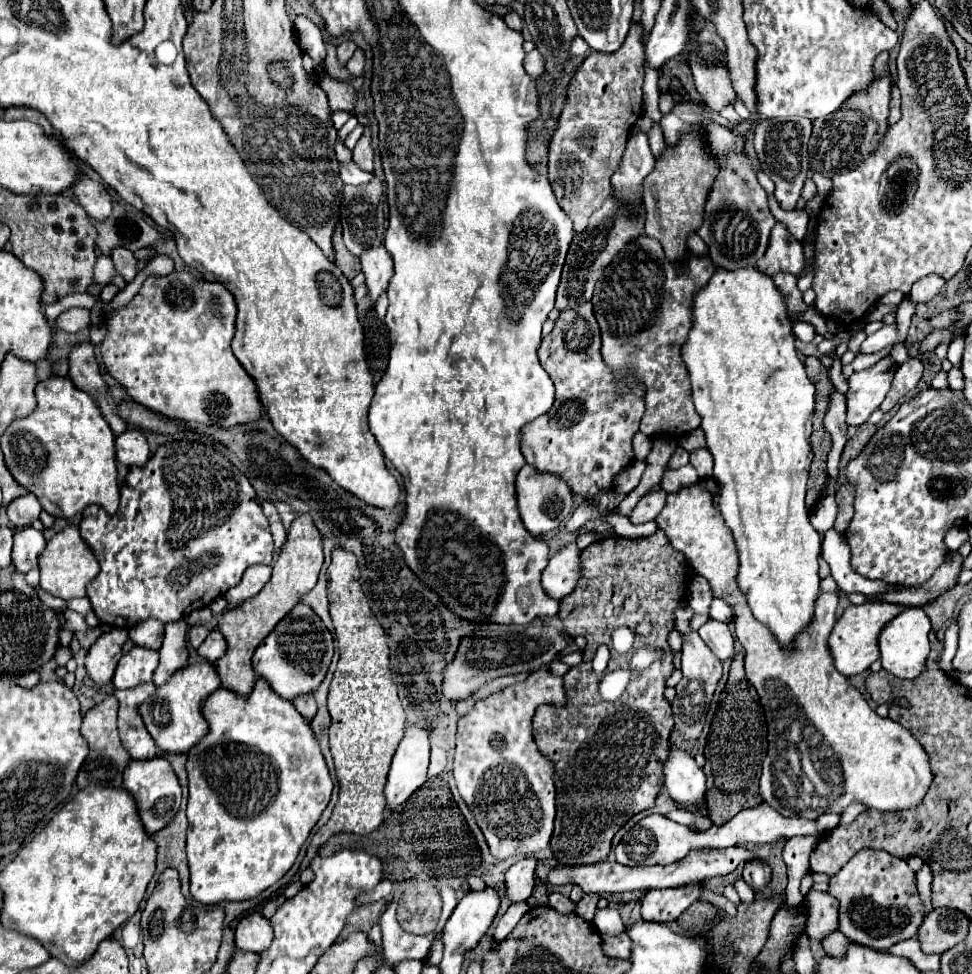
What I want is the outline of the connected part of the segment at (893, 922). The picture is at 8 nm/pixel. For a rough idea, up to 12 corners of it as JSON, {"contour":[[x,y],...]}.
{"contour":[[859,850],[829,880],[839,930],[887,950],[917,936],[915,872]]}

